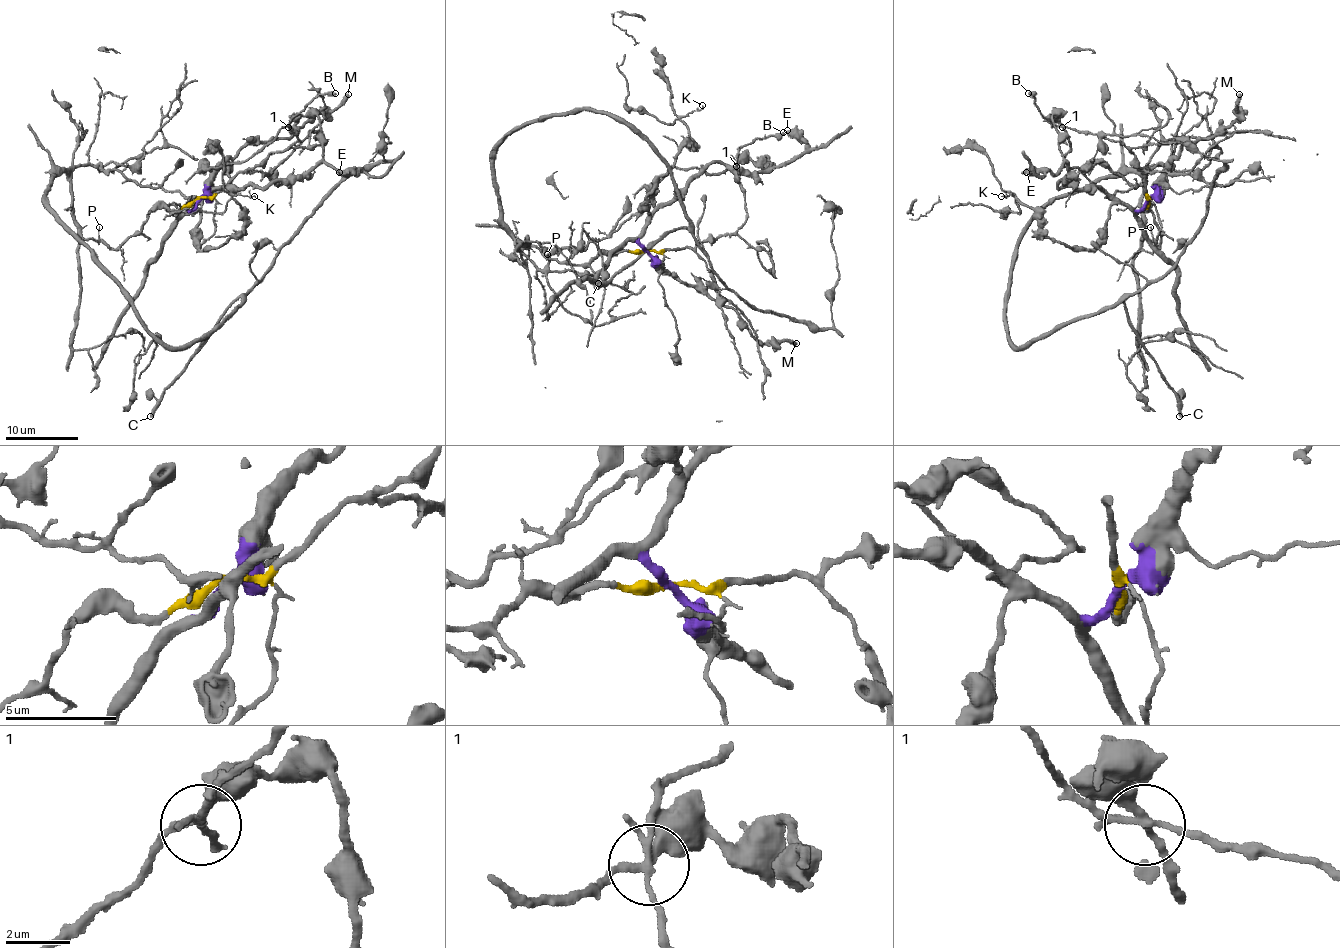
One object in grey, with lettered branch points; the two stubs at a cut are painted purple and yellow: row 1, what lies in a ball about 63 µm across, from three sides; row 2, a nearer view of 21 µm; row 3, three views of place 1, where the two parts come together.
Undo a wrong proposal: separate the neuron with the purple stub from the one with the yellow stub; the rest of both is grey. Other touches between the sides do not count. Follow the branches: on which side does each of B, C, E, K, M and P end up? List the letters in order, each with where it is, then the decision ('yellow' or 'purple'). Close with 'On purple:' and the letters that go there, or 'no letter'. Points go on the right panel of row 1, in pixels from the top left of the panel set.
B: (1028, 93) | yellow
C: (1179, 416) | yellow
E: (1026, 172) | purple
K: (1001, 196) | purple
M: (1239, 94) | purple
P: (1150, 227) | yellow
On purple: E, K, M

